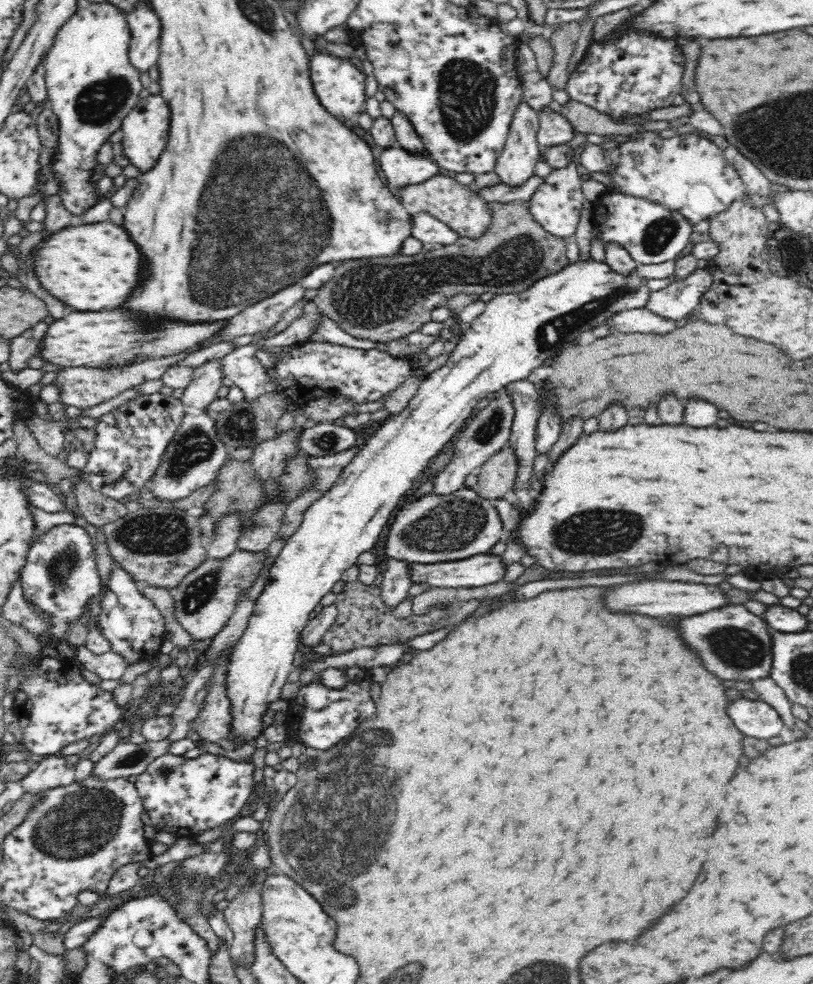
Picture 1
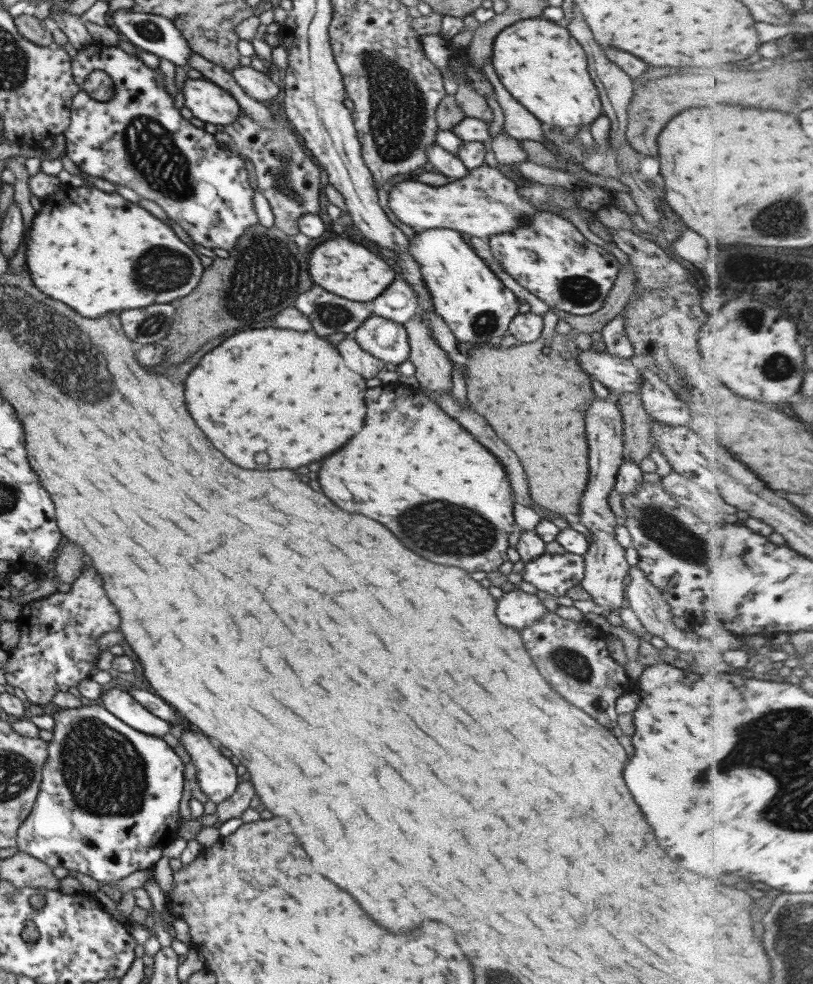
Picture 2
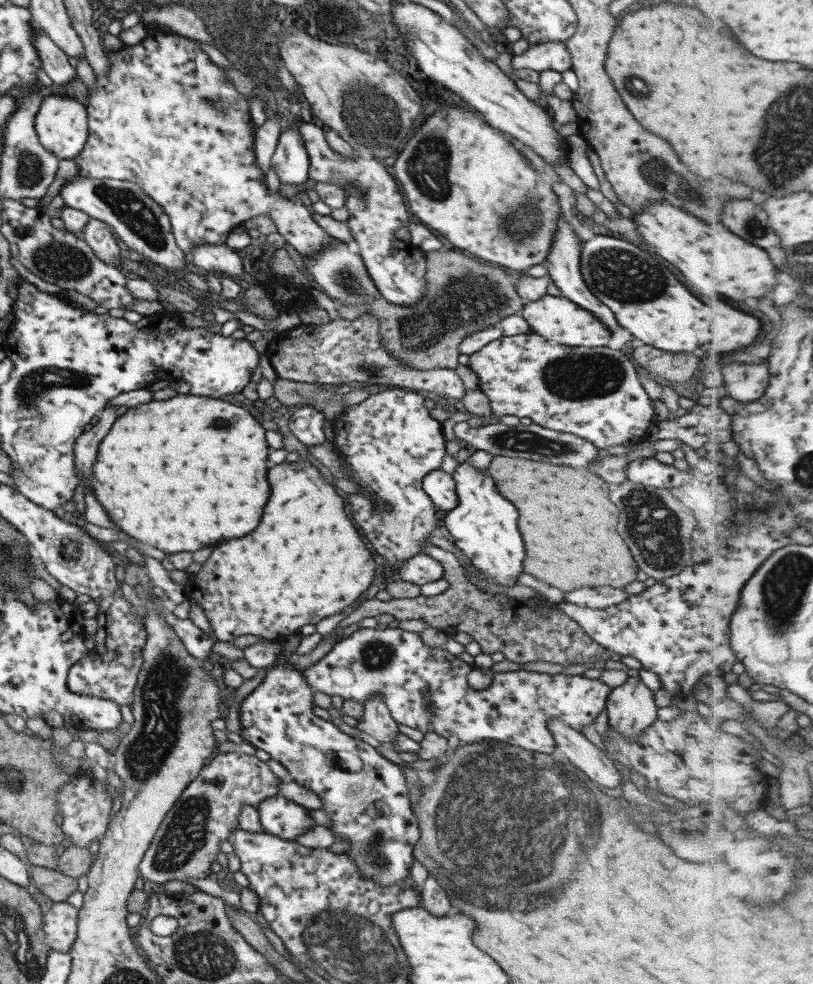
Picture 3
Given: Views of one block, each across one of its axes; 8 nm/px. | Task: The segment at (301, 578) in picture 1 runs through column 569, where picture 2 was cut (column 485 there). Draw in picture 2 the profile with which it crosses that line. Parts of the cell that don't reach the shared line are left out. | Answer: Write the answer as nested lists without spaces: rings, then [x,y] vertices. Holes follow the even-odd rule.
[[[427,229],[415,233],[407,250],[419,265],[435,312],[460,343],[497,346],[507,335],[507,326],[517,314],[519,298],[507,289],[486,263],[475,255],[462,234],[449,229]]]

